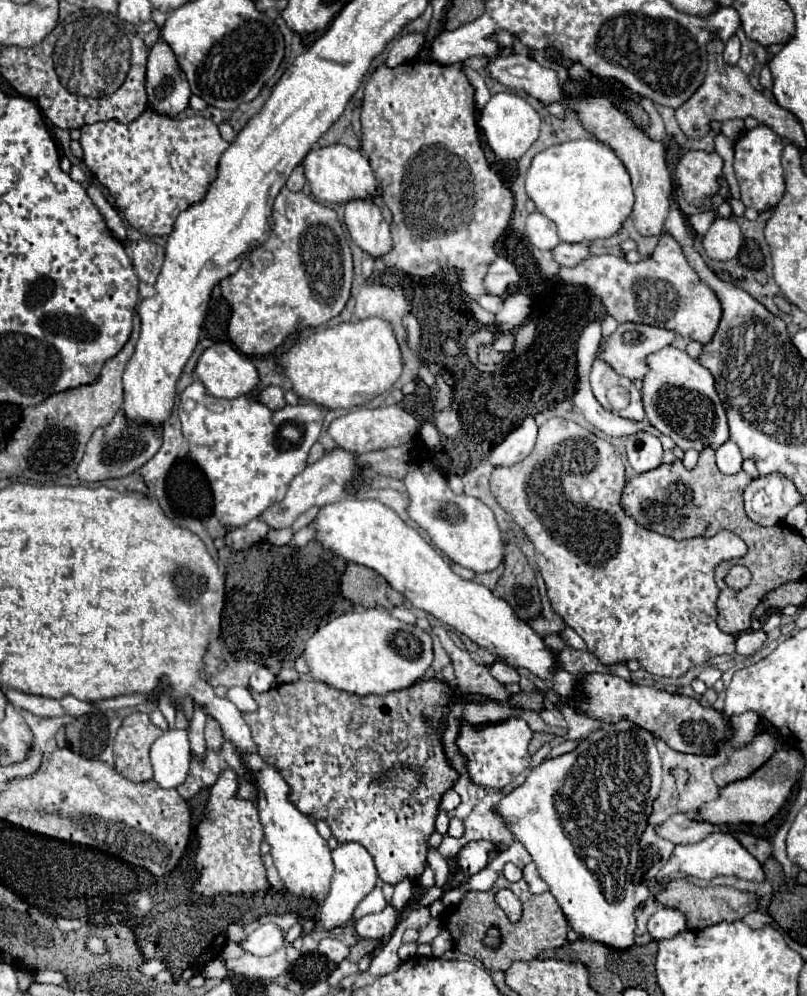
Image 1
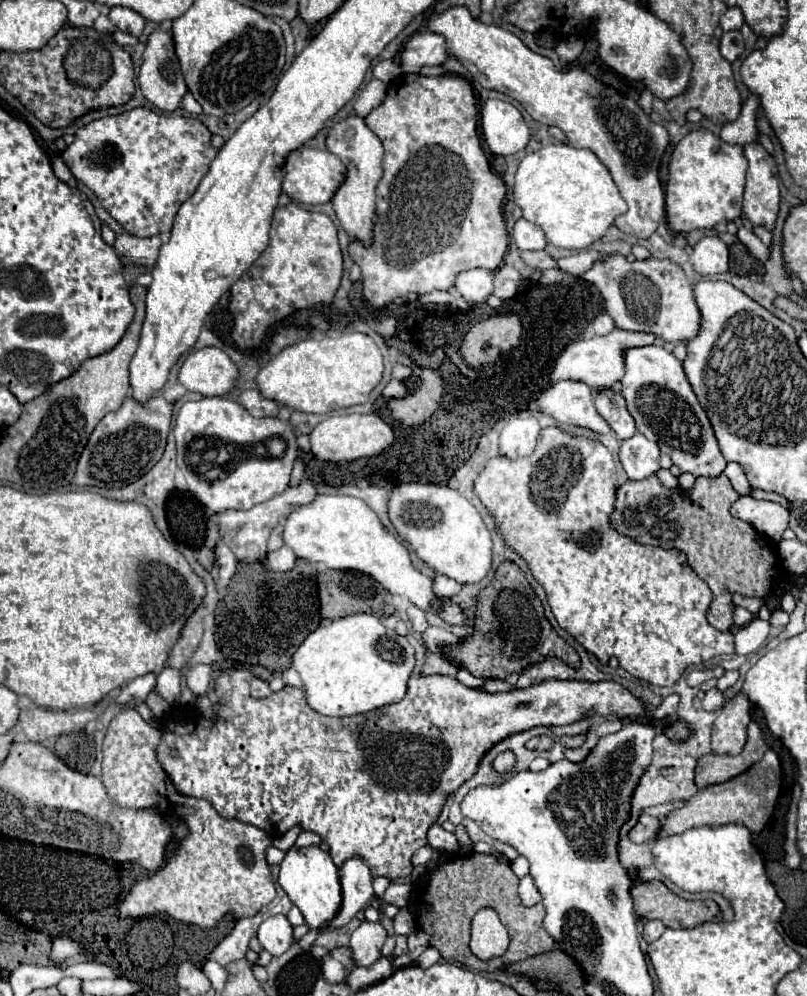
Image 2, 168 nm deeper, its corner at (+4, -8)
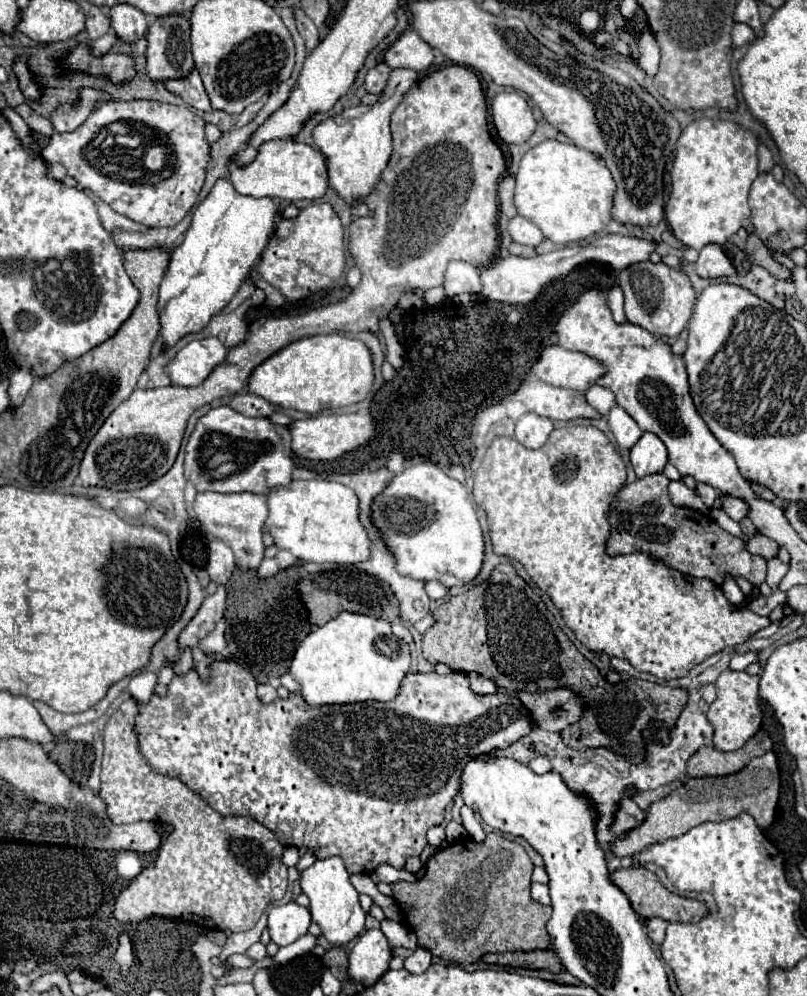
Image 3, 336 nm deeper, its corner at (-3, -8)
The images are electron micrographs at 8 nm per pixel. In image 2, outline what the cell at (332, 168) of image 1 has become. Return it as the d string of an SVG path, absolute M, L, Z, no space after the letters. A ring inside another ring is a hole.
M301 146L299 150L291 152L285 164L285 178L283 178L283 192L303 204L325 204L331 202L331 196L339 190L339 184L347 178L347 168L343 168L343 162L327 152L327 150L317 150L317 148L307 148Z

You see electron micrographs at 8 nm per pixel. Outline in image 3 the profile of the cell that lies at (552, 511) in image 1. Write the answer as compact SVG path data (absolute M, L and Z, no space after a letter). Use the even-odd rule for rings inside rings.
M564 426L564 428L558 428L550 434L548 442L538 448L538 450L530 450L522 444L518 444L518 440L514 438L508 438L508 436L500 436L496 438L484 460L482 460L482 466L478 468L476 472L476 478L474 478L474 500L476 504L486 512L486 520L488 520L488 532L490 532L490 538L492 538L492 548L498 556L508 556L512 560L518 560L524 570L530 574L530 578L534 580L534 584L548 592L550 600L554 602L554 606L562 612L562 618L566 622L566 626L576 634L576 638L592 652L596 650L602 650L606 652L608 656L616 656L616 658L624 658L628 660L638 672L650 672L654 674L656 678L660 680L668 680L668 678L682 678L686 676L696 664L700 664L702 660L706 660L708 656L724 650L726 646L736 646L736 644L742 644L746 642L754 632L758 632L760 628L766 628L770 624L770 618L766 616L758 616L754 614L752 610L744 608L744 616L738 616L736 608L732 604L728 604L728 600L724 598L722 590L718 584L706 580L706 578L686 578L684 574L680 574L678 570L672 570L668 566L664 566L662 562L654 562L648 554L642 554L642 552L636 552L636 554L626 554L626 556L608 556L606 550L604 550L604 544L610 536L610 524L606 520L606 512L616 496L616 492L624 486L626 482L626 466L622 462L622 456L618 454L618 450L610 444L610 440L606 438L604 432L600 432L598 428L594 426Z

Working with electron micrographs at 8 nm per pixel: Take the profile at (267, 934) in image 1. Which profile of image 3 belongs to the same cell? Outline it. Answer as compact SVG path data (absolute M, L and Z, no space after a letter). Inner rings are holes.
M298 902L276 904L268 914L270 938L278 946L288 946L308 932L310 922L310 910L300 906Z

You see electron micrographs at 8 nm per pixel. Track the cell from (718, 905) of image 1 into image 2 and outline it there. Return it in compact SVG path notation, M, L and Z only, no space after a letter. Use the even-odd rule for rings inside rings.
M637 882L633 884L633 900L635 900L635 912L641 918L647 920L661 920L667 928L695 928L705 922L721 922L723 912L713 900L683 900L677 894L673 894L663 882Z

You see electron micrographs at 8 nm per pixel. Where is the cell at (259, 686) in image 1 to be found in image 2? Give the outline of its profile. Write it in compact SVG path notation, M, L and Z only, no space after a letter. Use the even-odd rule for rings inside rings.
M253 678L253 682L251 682L251 696L253 698L267 698L269 694L271 694L269 684L265 680L261 680L261 678Z

